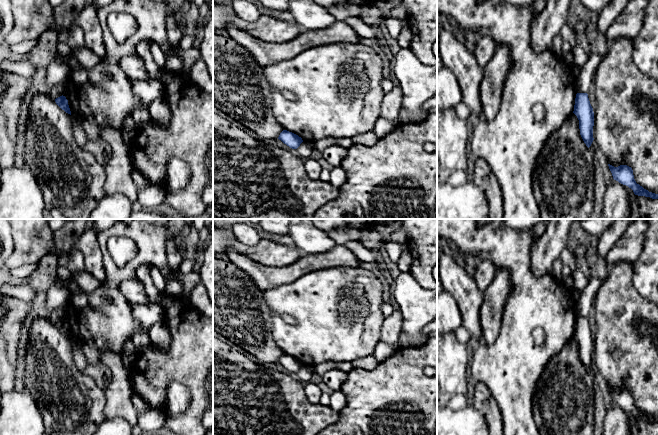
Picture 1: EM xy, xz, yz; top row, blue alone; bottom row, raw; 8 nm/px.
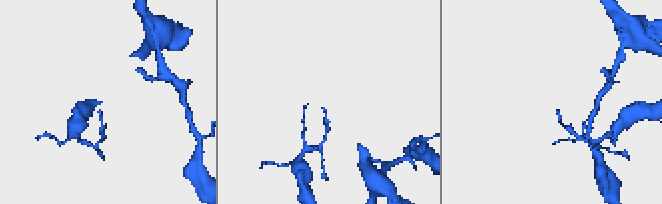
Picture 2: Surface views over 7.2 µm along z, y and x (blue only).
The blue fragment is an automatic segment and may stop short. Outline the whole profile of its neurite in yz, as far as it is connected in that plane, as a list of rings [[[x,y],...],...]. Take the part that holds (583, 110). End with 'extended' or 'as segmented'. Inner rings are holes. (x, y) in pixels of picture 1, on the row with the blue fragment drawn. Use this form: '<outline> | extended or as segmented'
[[[577,93],[573,113],[579,120],[580,135],[589,148],[594,140],[594,112],[587,93]]] | as segmented

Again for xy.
[[[60,96],[58,98],[55,99],[56,104],[62,109],[64,110],[66,113],[71,115],[71,111],[68,105],[68,100],[66,99],[65,96]]] | as segmented

